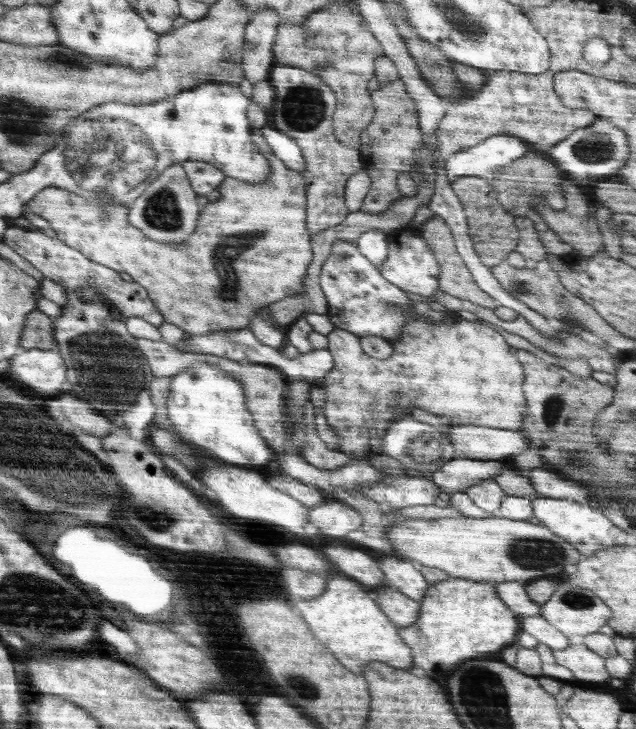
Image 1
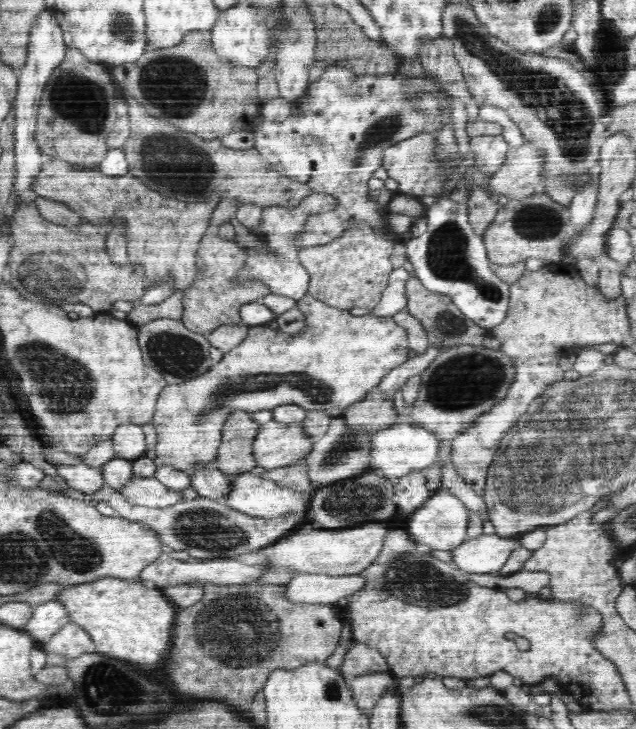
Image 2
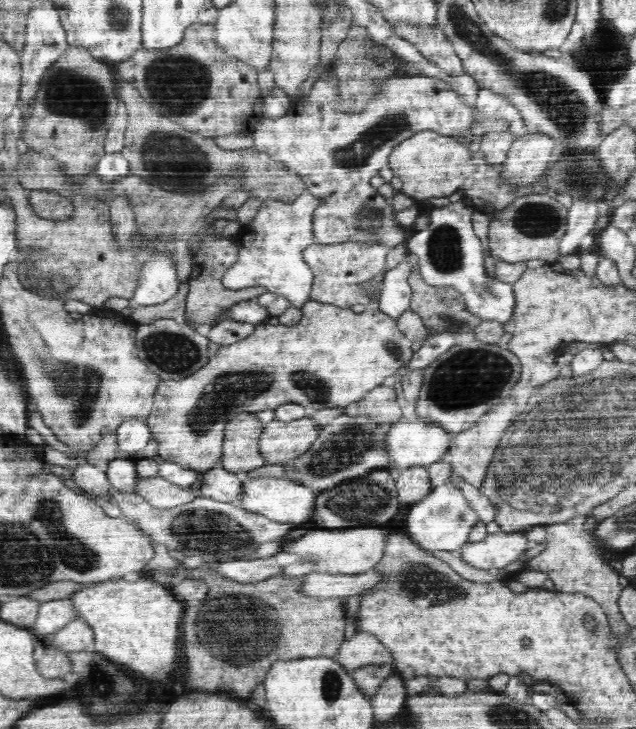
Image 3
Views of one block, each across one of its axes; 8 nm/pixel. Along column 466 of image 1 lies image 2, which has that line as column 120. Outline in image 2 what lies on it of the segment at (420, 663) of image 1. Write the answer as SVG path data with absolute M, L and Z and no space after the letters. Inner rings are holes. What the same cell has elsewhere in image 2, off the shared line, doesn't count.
M110 577L94 580L93 583L66 585L55 596L55 600L64 605L70 622L81 625L82 629L90 634L95 649L102 655L110 654L111 658L128 660L128 662L132 662L132 666L140 664L144 668L158 668L166 658L166 650L173 648L173 624L177 616L176 608L164 598L160 587L148 590L142 584L134 584L132 580Z

